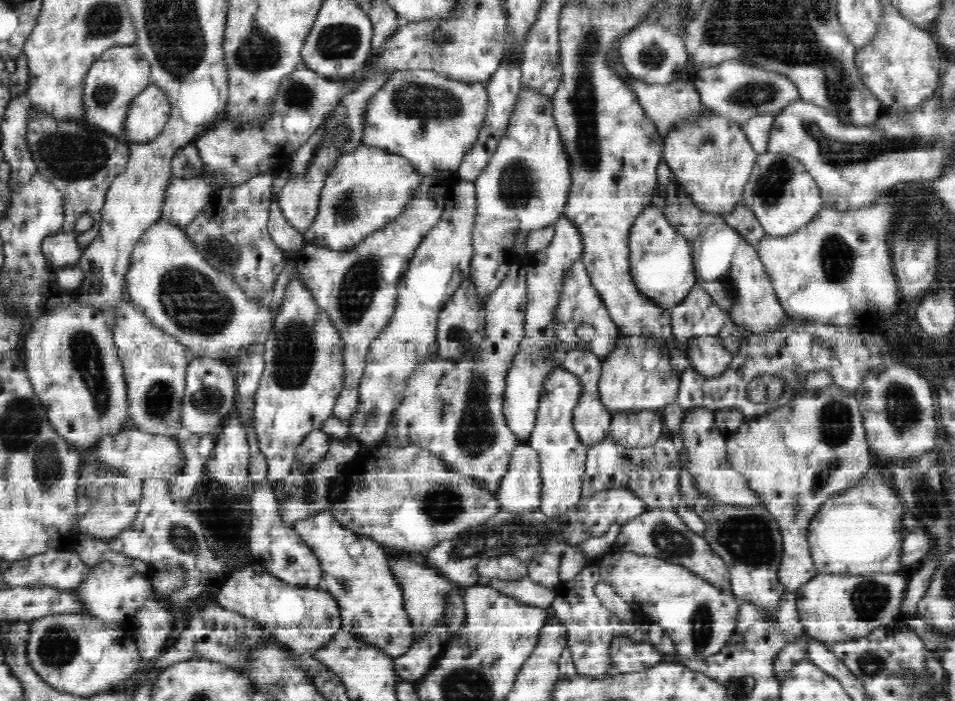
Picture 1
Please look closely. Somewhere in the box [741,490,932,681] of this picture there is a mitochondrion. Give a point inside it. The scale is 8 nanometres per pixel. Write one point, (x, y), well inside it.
(868, 600)

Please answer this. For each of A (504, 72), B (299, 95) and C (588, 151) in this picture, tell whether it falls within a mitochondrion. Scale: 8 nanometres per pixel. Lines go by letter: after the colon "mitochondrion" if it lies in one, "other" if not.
A: other
B: mitochondrion
C: mitochondrion

